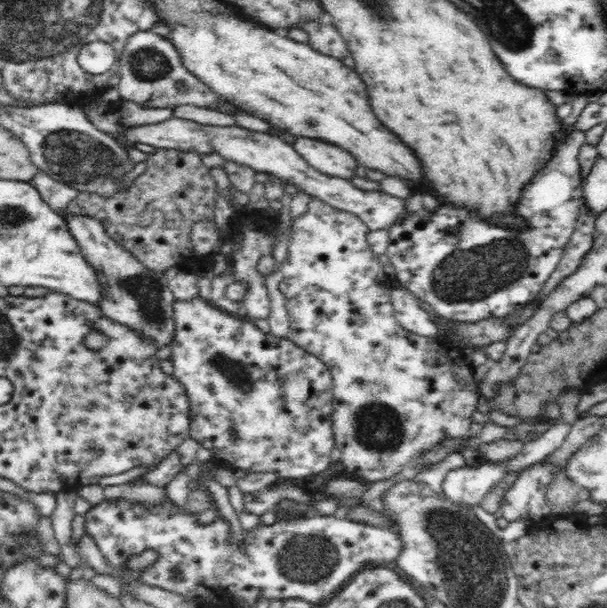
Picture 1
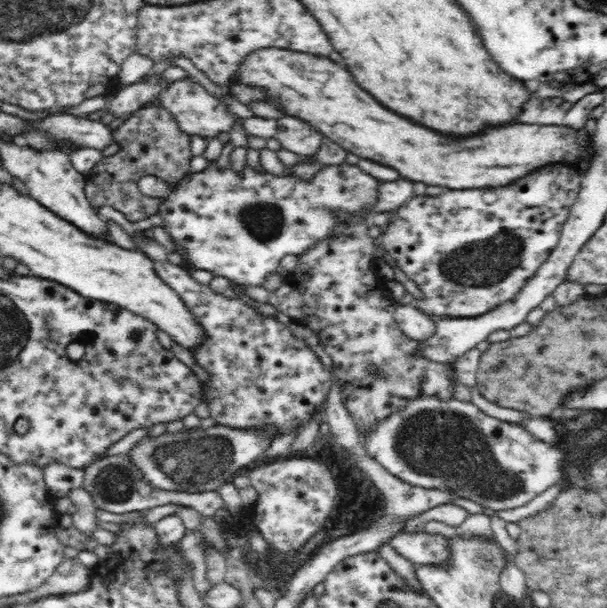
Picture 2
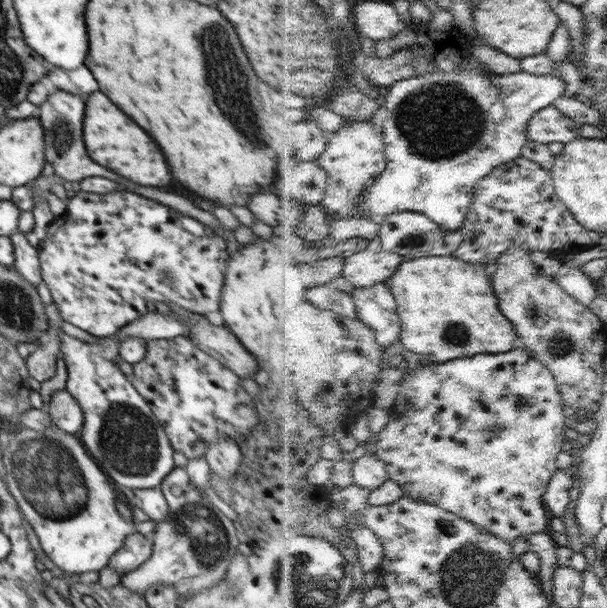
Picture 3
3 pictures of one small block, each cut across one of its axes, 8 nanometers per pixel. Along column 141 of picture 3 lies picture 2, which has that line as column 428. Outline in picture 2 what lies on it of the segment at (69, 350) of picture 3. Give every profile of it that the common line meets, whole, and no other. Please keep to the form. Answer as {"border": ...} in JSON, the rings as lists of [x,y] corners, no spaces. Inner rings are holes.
{"border":[[[396,304],[394,318],[400,330],[412,340],[423,341],[435,333],[435,320],[413,304]],[[420,395],[410,399],[400,412],[384,418],[368,436],[361,438],[368,456],[380,463],[388,473],[408,485],[428,489],[446,489],[492,510],[510,510],[528,504],[538,494],[566,482],[569,456],[558,448],[536,439],[517,423],[508,423],[484,414],[472,401],[440,399],[436,395]]]}

